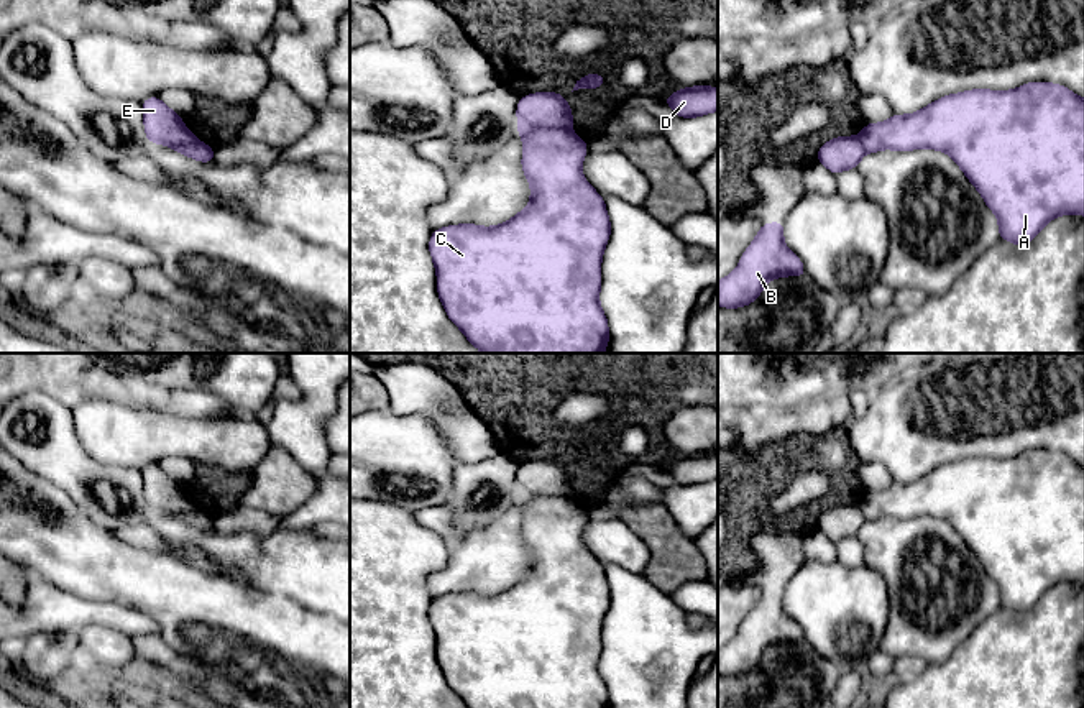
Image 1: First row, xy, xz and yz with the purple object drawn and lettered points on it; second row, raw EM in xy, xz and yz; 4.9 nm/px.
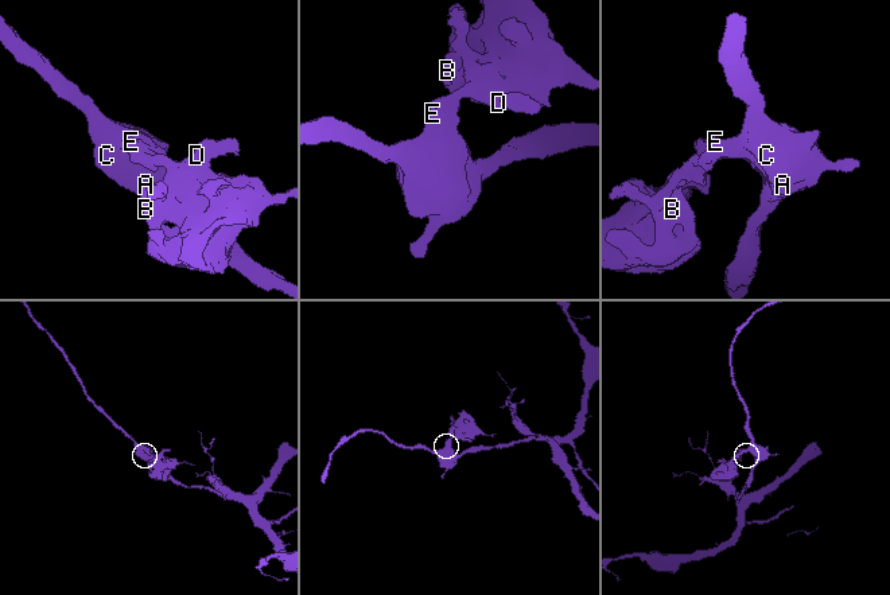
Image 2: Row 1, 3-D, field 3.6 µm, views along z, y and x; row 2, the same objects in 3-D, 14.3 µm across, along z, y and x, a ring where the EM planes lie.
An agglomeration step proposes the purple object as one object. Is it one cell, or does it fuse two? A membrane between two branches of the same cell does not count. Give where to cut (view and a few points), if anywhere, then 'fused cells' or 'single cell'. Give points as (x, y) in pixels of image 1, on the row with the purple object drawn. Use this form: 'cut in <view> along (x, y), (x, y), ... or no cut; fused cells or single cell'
cut in xz along (518, 122), (569, 130); fused cells

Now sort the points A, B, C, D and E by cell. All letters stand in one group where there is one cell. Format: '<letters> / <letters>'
A C E / B D

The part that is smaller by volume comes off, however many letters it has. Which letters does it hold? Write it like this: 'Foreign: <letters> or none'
Foreign: B, D

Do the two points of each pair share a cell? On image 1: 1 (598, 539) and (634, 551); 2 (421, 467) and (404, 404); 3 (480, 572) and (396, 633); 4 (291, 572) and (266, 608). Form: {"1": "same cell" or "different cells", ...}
{"1": "same cell", "2": "different cells", "3": "different cells", "4": "different cells"}

